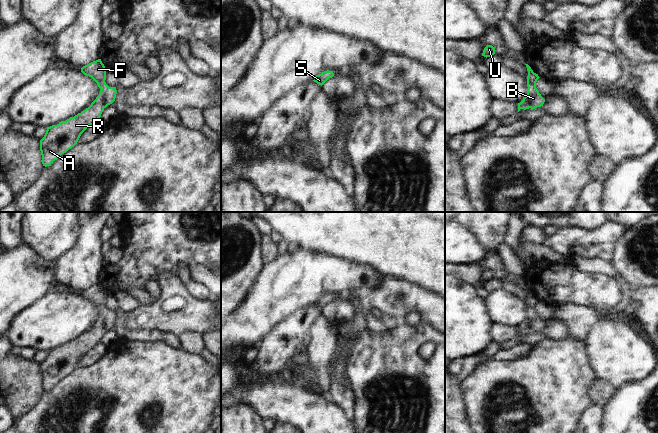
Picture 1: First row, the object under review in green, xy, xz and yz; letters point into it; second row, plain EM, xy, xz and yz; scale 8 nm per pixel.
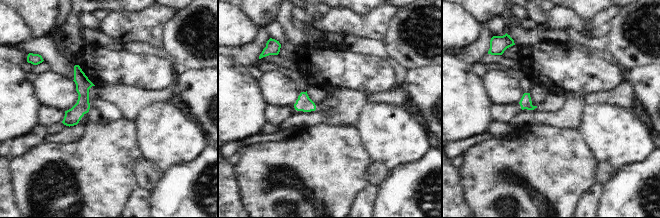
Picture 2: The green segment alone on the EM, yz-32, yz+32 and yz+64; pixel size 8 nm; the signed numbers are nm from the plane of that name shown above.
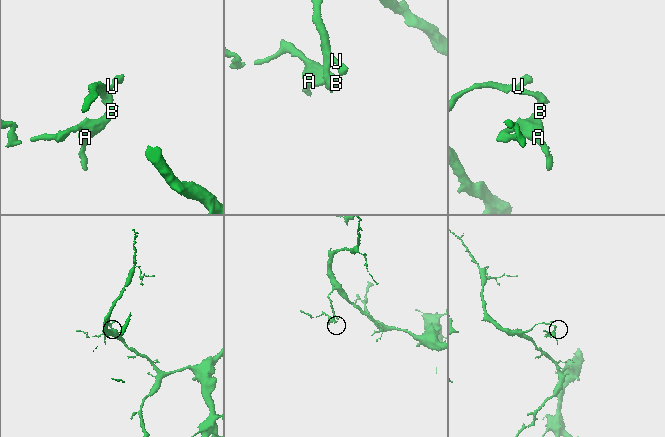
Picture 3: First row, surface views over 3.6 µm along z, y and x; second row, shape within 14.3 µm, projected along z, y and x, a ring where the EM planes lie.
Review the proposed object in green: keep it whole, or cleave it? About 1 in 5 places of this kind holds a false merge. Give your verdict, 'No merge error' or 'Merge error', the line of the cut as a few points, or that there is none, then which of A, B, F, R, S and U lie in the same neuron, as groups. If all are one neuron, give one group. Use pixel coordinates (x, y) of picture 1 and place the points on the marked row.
No merge error. No split. Groups: A B F R S U

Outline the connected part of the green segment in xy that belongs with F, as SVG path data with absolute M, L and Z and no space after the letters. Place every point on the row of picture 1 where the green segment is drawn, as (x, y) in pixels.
M101 59L93 61L81 68L81 72L91 77L101 89L91 105L57 125L47 127L44 137L40 140L40 151L43 166L51 166L62 154L74 147L81 134L100 117L104 109L115 101L116 87L109 87L106 80L106 68Z

